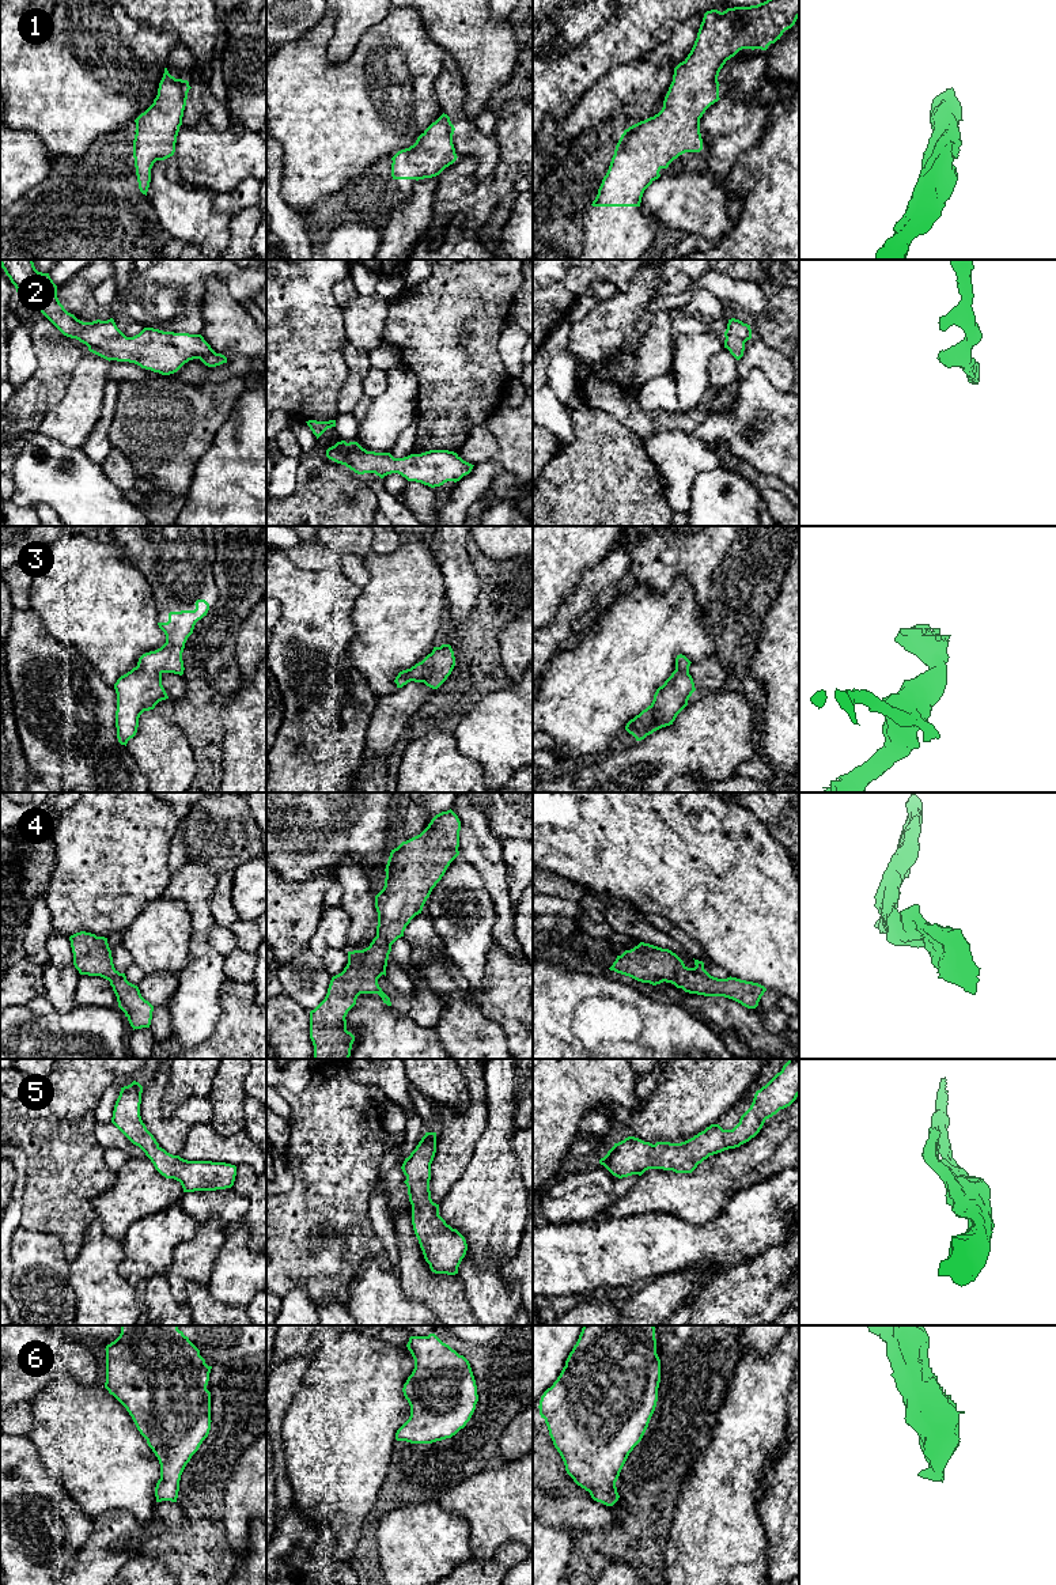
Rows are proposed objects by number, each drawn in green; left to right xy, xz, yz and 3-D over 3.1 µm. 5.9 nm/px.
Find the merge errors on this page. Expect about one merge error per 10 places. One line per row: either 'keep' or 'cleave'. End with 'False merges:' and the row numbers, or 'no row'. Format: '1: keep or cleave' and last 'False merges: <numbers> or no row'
1: keep
2: keep
3: keep
4: keep
5: keep
6: keep
False merges: no row

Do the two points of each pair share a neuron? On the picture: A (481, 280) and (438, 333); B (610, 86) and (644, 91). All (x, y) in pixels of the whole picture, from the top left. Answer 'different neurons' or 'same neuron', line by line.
A: same neuron
B: same neuron

